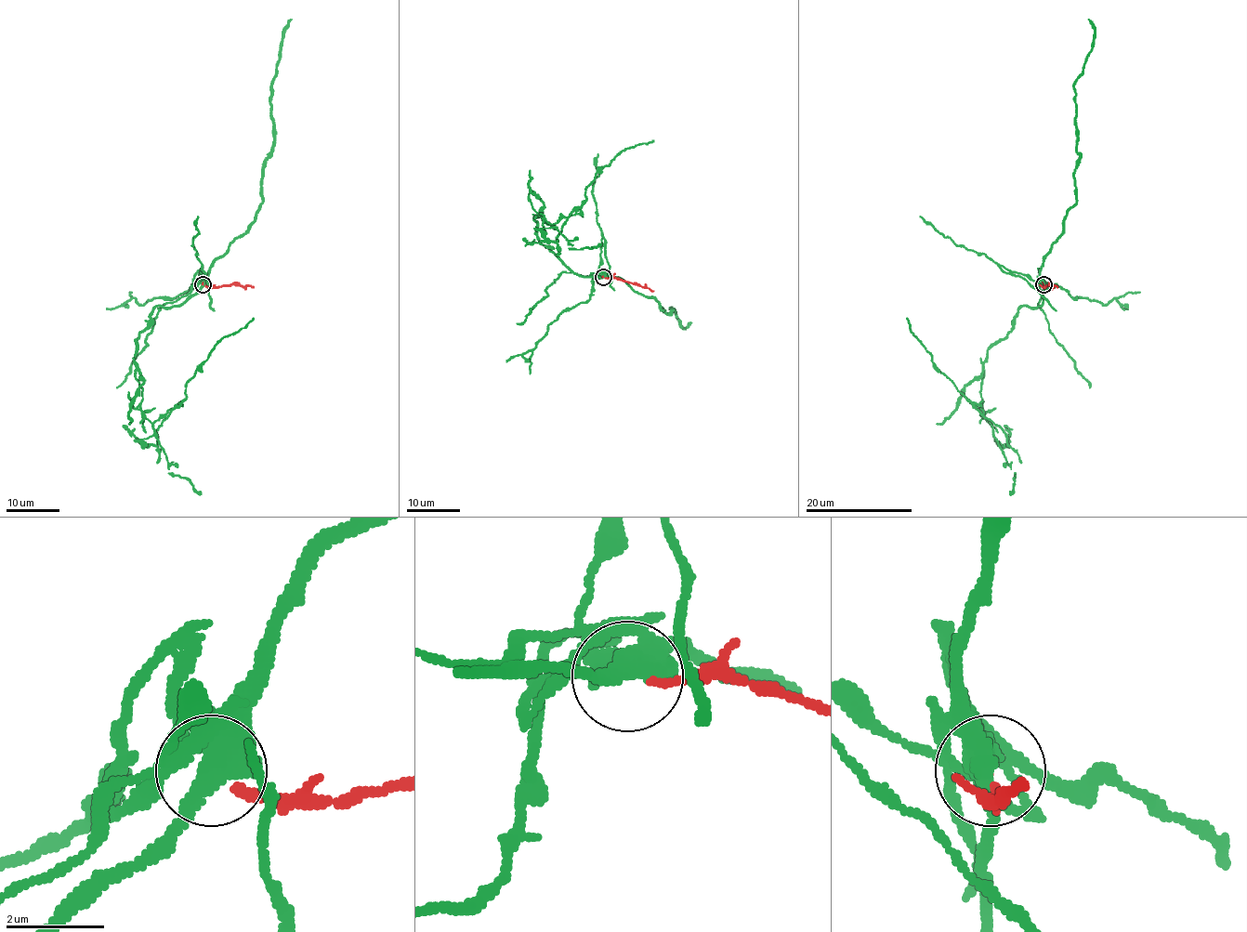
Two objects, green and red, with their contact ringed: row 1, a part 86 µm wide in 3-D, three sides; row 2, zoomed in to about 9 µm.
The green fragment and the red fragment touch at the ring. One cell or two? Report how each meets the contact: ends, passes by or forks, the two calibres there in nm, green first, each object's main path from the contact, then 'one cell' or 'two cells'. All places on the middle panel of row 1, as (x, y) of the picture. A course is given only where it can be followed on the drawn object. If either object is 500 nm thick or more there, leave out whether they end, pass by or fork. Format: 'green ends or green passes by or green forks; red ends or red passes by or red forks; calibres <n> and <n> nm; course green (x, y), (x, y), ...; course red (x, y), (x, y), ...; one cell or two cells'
green forks; red ends; calibres 400 and 110 nm; course green (603, 276), (570, 269), (537, 238), (535, 216), (556, 224), (581, 205), (586, 187), (624, 149), (654, 140); course red (603, 278), (619, 278), (654, 291); two cells

